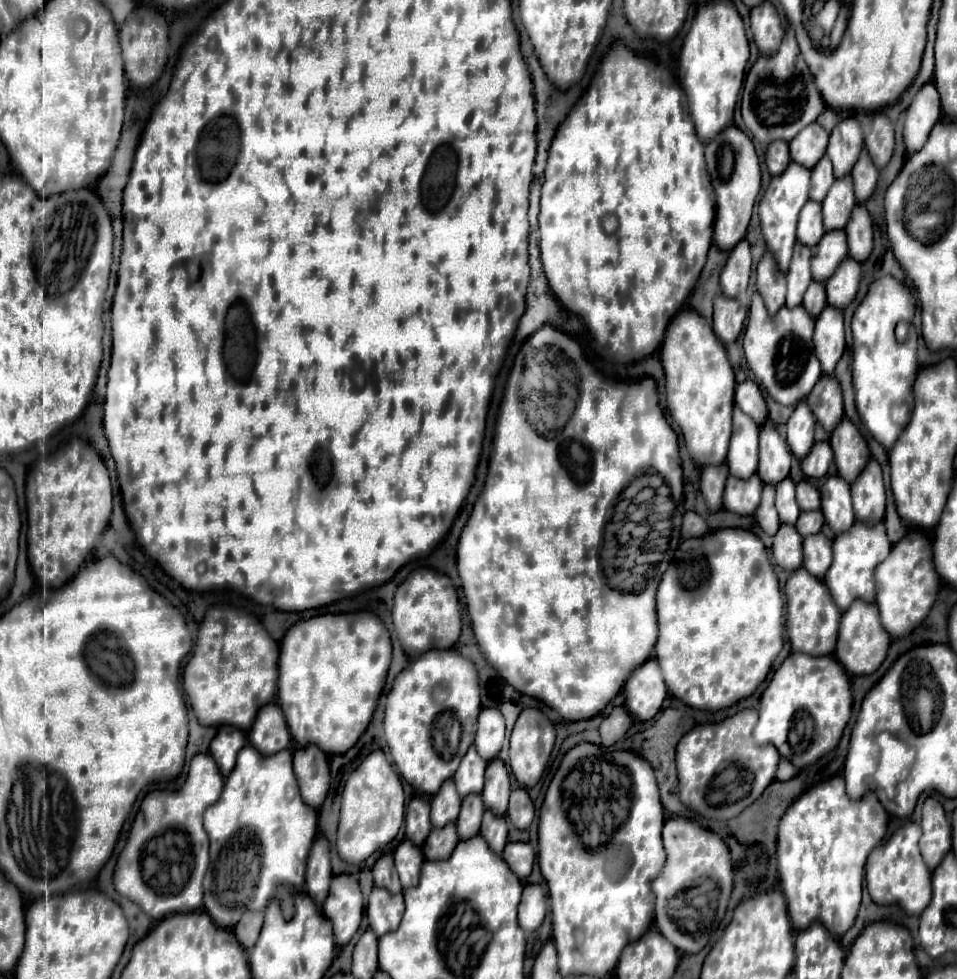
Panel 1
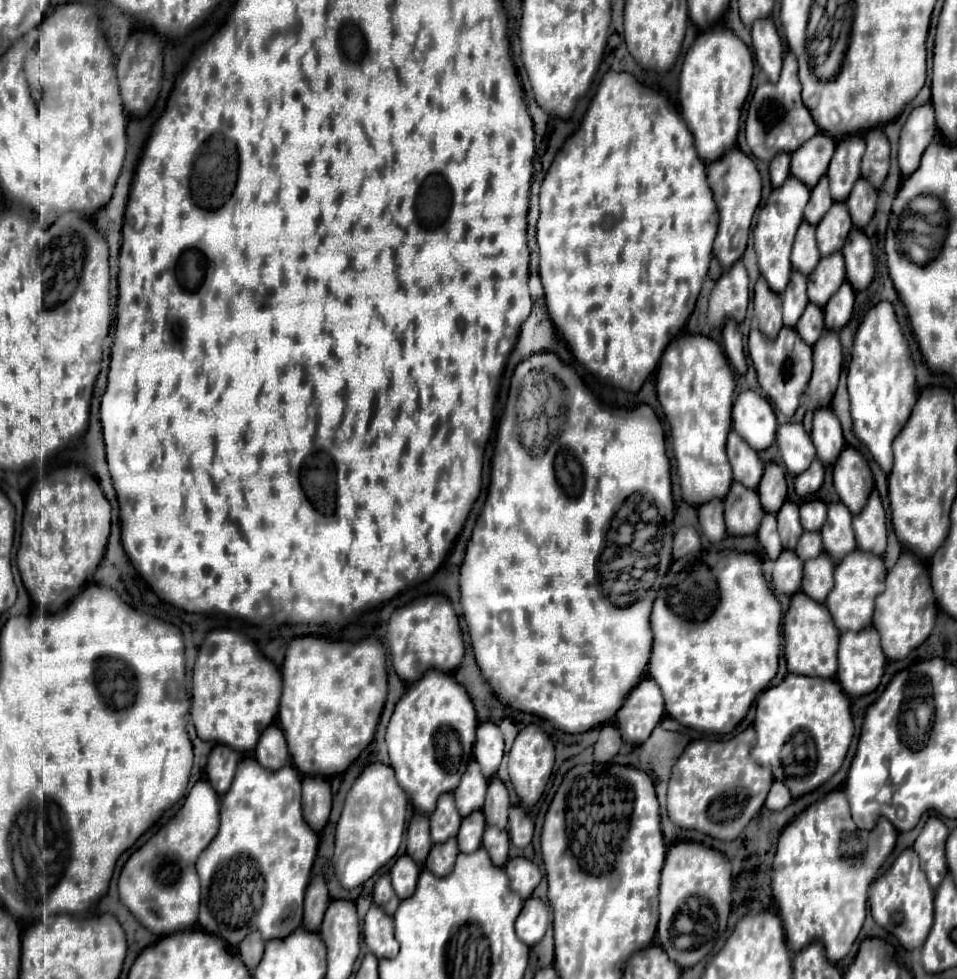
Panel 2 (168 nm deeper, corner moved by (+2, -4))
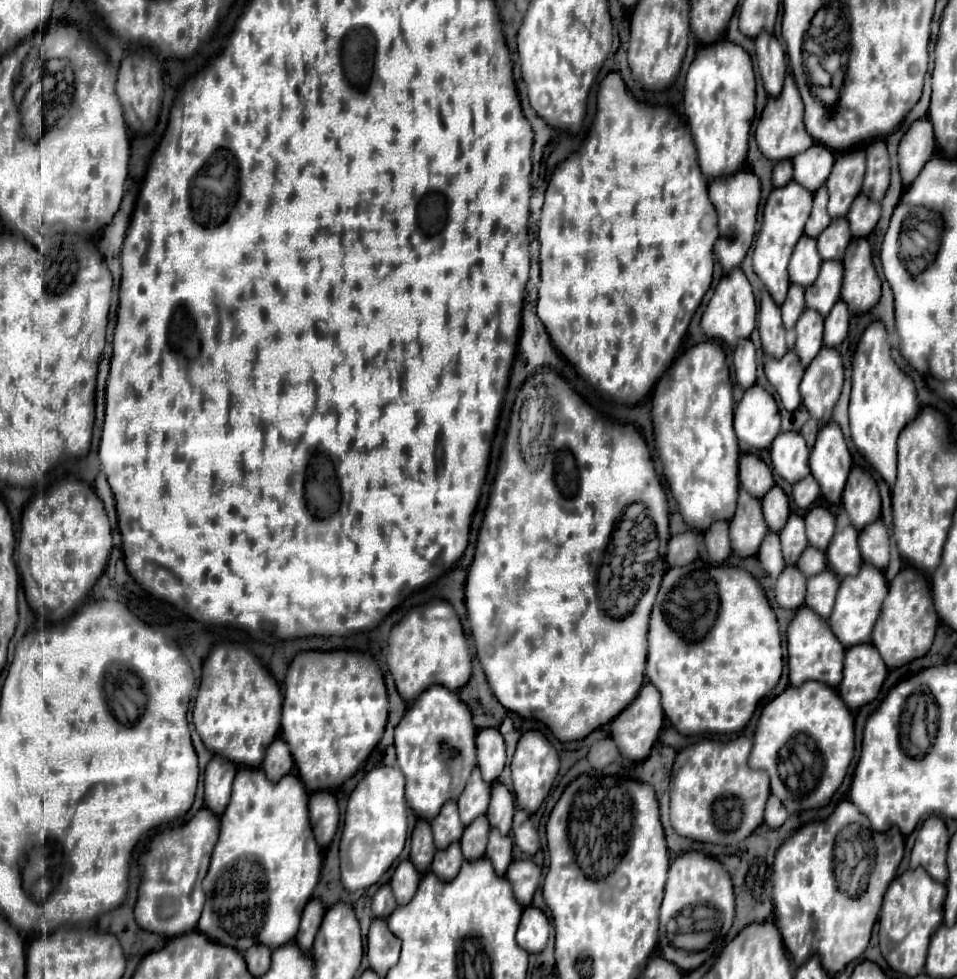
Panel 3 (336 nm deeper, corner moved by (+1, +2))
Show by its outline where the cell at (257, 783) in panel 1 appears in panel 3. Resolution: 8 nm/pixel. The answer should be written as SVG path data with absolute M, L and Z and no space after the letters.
M240 767L238 779L234 779L234 795L220 819L220 839L212 851L210 869L202 881L206 903L198 921L198 931L242 953L254 939L266 943L270 949L286 945L296 937L302 909L312 897L320 867L322 853L308 821L308 791L302 787L302 781L292 773L284 775L280 781L270 781L260 767L258 771Z

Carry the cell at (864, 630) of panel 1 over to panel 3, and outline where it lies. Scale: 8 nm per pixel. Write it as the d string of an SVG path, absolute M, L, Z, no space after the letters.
M872 643L848 647L838 693L850 709L856 709L878 697L886 675L888 667Z

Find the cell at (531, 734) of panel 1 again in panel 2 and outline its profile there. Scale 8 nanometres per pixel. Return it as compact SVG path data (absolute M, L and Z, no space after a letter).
M537 725L525 727L517 735L517 739L509 751L509 777L511 777L515 793L523 807L533 807L541 799L545 785L553 773L553 765L555 765L555 749L553 749L553 743L547 737L547 733Z

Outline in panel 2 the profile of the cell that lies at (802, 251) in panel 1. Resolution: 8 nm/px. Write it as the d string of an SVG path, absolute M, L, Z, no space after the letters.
M793 271L785 293L781 293L781 299L783 299L783 325L793 327L799 321L801 313L805 311L805 305L809 303L805 287L807 287L807 277Z

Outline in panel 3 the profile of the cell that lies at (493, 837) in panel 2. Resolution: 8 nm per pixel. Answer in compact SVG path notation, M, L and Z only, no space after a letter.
M490 829L486 857L492 861L494 871L498 875L504 875L510 861L512 861L512 839L510 839L510 835L500 835L498 829Z

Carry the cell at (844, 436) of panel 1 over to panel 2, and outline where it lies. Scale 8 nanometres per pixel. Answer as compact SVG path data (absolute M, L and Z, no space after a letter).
M845 447L845 453L841 453L841 457L837 459L833 475L841 503L847 505L853 515L861 513L875 487L871 469L863 455L853 447Z

